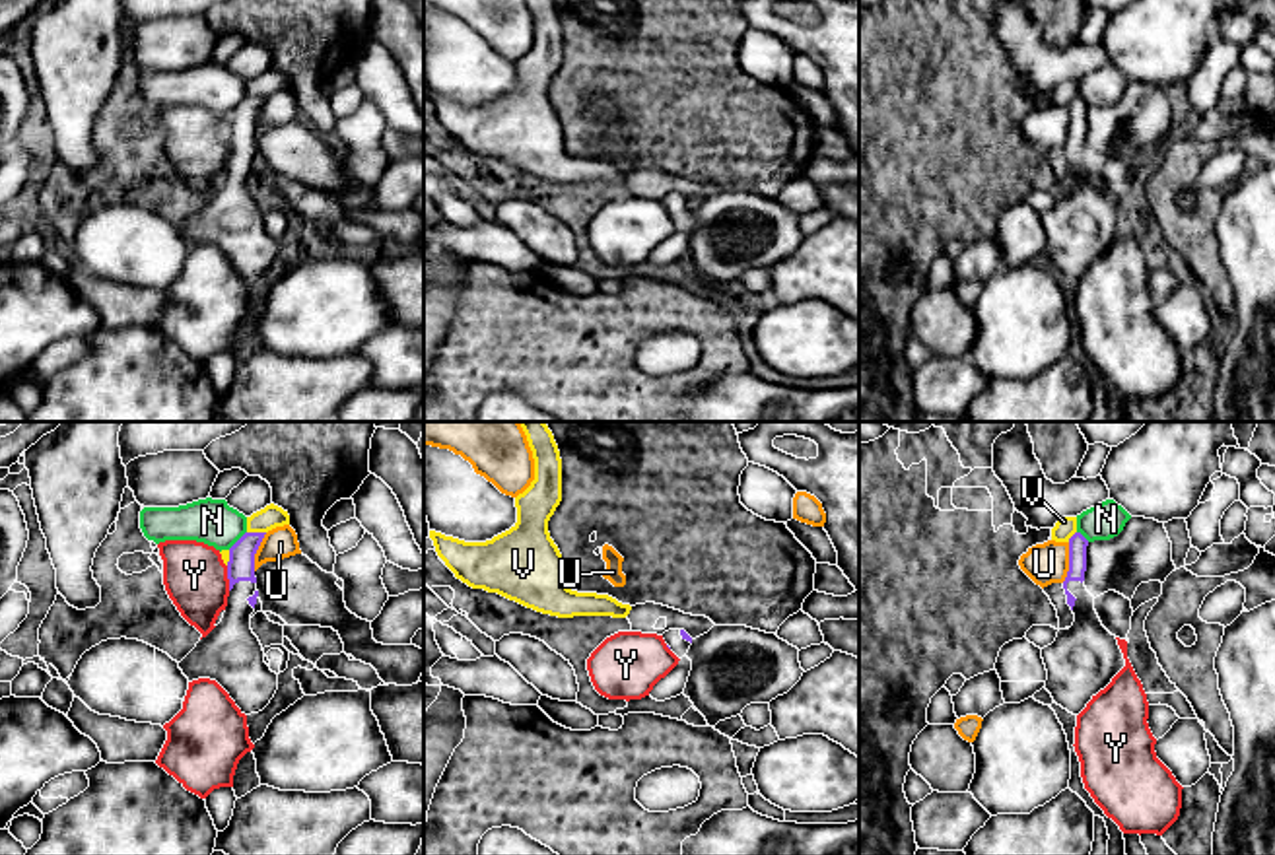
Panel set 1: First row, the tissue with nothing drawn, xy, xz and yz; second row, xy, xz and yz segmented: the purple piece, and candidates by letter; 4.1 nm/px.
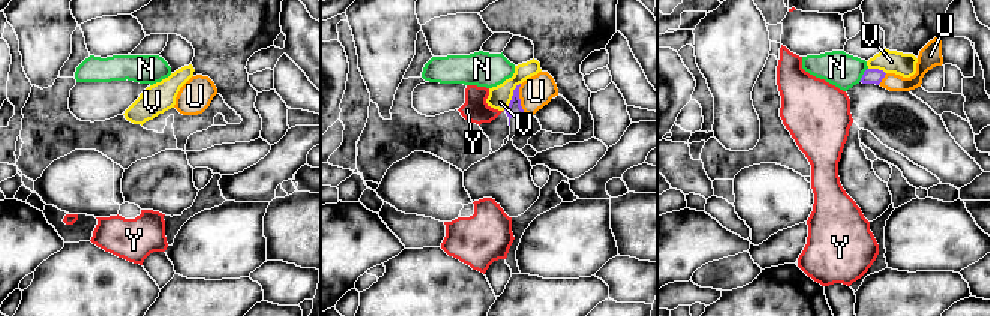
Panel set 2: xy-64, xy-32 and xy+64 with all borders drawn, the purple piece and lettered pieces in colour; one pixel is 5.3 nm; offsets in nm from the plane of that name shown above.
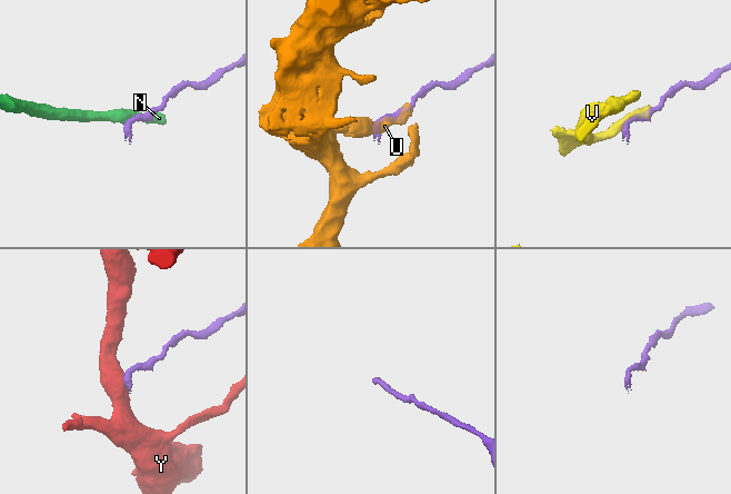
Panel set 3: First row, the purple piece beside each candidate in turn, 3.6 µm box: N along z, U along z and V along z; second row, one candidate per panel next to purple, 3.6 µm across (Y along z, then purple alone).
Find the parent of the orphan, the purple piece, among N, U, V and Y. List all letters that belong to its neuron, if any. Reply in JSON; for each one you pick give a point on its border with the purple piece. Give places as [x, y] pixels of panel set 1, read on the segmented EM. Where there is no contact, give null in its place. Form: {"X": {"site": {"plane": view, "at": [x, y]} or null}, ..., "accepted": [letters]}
{"accepted": []}

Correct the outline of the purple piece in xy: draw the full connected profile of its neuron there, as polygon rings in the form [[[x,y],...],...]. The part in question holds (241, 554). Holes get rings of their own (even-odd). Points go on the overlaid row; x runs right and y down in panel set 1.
[[[245,532],[231,548],[227,562],[229,597],[222,622],[202,637],[196,647],[179,663],[189,682],[198,678],[216,680],[235,701],[241,713],[262,711],[278,690],[278,674],[264,663],[264,651],[251,630],[251,614],[257,604],[255,554],[266,532]]]

